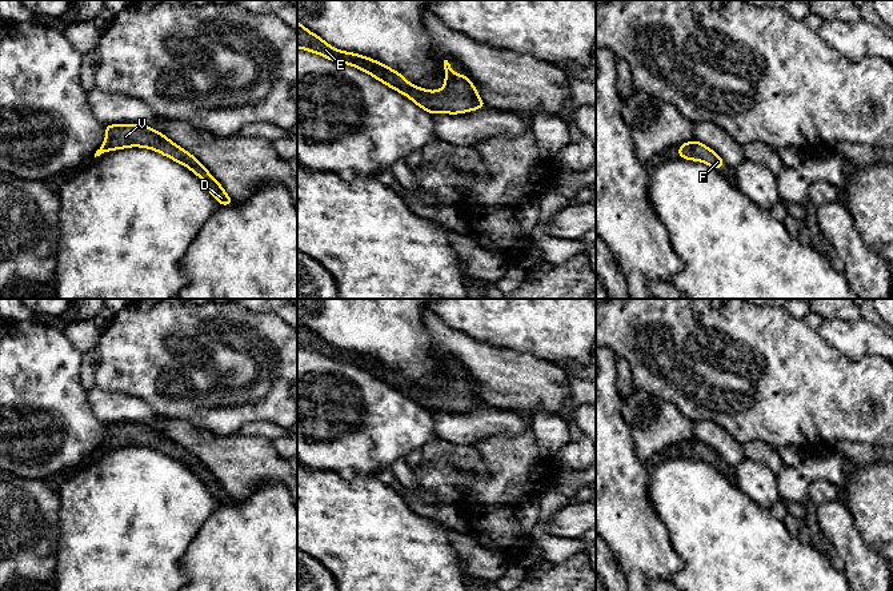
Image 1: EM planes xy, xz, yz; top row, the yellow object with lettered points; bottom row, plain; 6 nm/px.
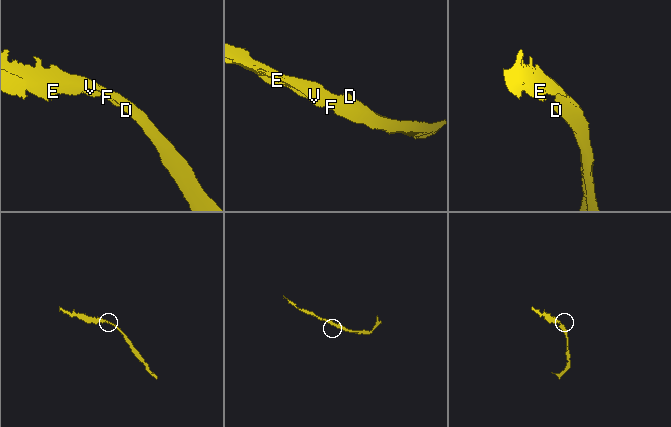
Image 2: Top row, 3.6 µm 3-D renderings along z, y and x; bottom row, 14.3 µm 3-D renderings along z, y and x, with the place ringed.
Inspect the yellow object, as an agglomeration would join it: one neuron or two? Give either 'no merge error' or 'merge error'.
no merge error

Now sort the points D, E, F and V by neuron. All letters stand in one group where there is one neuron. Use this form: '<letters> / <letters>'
D E F V

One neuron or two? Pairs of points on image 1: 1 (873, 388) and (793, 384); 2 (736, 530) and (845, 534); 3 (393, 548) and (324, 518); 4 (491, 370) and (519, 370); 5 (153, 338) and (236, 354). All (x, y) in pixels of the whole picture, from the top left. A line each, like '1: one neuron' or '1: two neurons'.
1: one neuron
2: two neurons
3: one neuron
4: one neuron
5: one neuron

